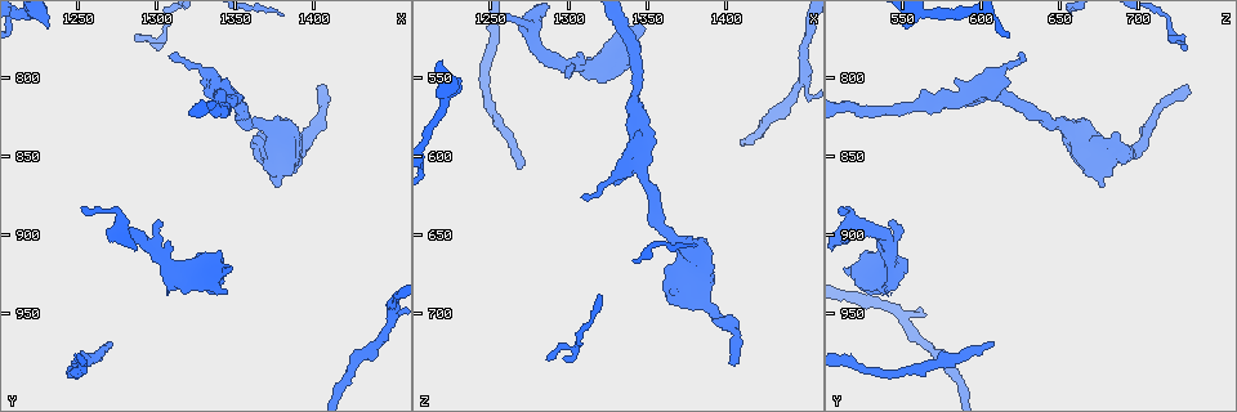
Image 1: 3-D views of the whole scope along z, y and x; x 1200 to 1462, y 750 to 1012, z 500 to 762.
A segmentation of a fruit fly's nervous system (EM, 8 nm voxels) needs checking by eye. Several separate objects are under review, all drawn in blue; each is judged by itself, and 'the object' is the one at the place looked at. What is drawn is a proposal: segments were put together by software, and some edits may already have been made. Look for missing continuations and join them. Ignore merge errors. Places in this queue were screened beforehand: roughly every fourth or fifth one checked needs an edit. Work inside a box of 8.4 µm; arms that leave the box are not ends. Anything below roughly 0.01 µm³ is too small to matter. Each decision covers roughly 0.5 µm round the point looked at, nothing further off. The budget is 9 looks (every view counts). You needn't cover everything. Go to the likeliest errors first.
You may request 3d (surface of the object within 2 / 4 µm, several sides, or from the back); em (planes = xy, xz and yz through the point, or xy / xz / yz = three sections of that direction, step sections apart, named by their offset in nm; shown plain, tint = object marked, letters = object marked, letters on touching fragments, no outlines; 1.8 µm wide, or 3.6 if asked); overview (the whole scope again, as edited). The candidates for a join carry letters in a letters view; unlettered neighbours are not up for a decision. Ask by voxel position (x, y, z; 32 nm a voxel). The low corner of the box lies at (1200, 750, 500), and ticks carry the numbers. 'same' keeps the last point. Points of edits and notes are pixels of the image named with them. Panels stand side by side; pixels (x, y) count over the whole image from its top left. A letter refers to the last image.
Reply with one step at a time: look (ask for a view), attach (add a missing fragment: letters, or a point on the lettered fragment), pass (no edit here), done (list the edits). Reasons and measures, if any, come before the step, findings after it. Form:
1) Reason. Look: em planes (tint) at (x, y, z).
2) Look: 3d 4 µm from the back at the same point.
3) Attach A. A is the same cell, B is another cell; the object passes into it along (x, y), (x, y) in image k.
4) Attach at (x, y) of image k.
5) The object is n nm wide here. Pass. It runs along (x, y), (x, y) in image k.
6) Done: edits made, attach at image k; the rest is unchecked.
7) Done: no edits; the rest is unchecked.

Tapers out. Look: em xy step 4 (tint) at (1270, 970, 608).

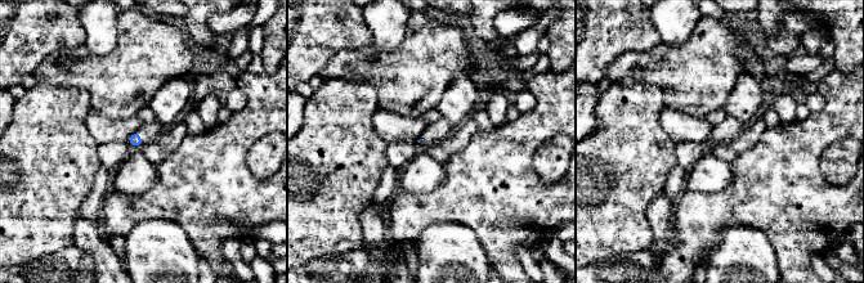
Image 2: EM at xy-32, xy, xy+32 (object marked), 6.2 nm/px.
Look: em planes (letters) at the same point.

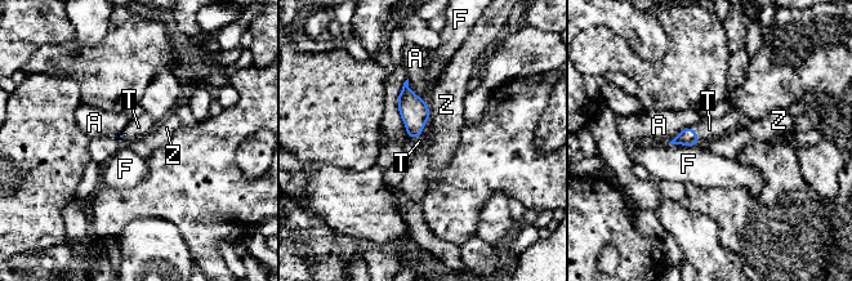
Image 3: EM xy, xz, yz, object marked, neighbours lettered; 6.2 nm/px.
The longest contact is with A, 200 nm. Attach T. T is the same cell, A, F and Z are other cells; the object passes into it along (414, 111), (422, 130), (419, 141) in image 3; it goes on there.

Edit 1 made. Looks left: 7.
See it whole again. Look: overview.

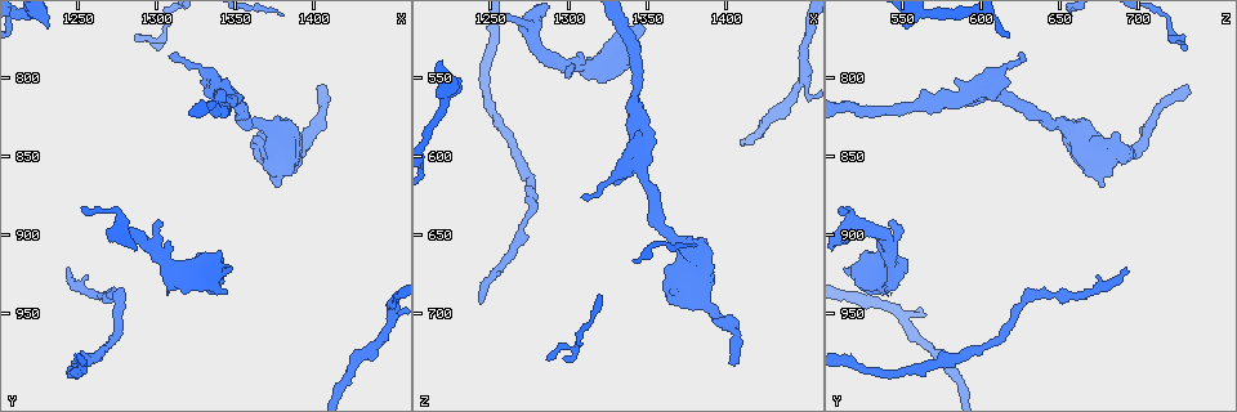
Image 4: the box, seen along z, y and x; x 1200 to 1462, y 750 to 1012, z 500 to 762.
Long arm stops here. Look: 3d 2 µm at (1406, 808, 734).

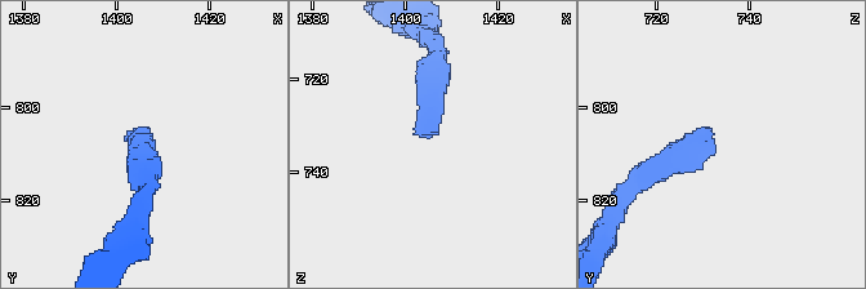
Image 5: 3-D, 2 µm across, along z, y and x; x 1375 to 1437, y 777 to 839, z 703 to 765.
Shape alone is not enough. Look: em xz step 16 (tint) at (1405, 810, 733).

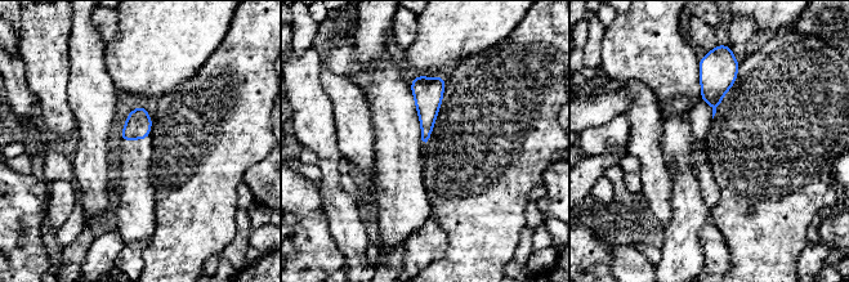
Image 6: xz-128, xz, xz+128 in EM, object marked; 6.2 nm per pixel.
Another direction. Look: em planes (letters) at the same point.

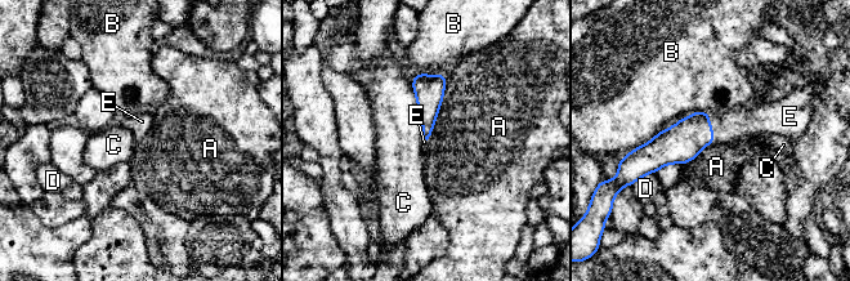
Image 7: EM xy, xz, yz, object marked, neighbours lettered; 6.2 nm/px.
The longest contact is with A, 420 nm. Attach E. E is the same cell, A, B, C and D are other cells; the object passes into it along (680, 143), (711, 128), (725, 128) in image 7; the neuron continues.

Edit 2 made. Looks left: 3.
Redraw. Look: overview.

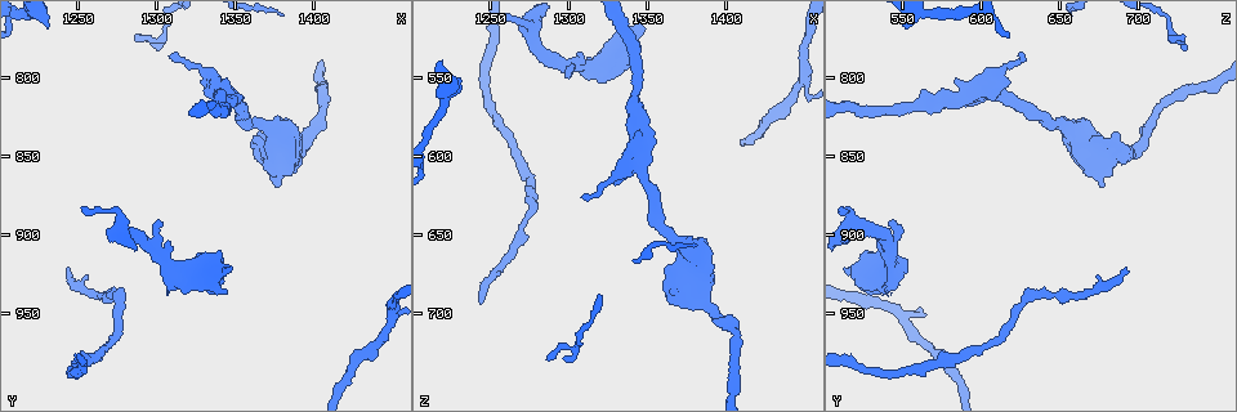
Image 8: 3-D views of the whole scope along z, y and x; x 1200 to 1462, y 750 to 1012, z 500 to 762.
Free end. Look: em yz step 8 (tint) at (1300, 890, 544).

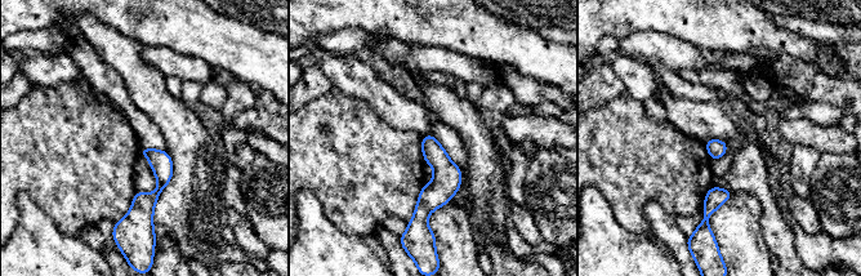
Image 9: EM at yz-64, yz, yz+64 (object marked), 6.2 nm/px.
Another direction. Look: em xz step 4 (letters) at the same point.

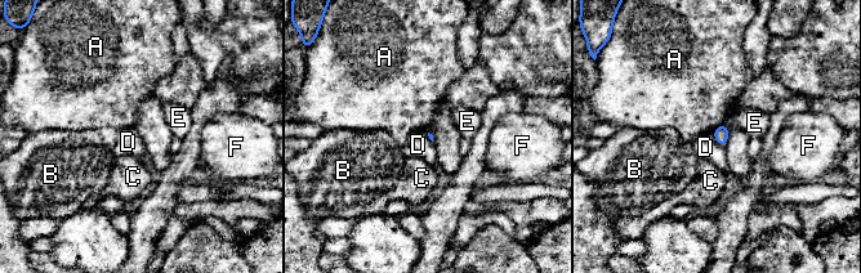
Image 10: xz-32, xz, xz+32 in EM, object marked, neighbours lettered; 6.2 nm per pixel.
Pass. A, B, C, D, E and F are other cells; a border runs along (712, 131), (715, 141), (723, 147) in image 10; none of them fits.

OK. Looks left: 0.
Done: edits made, attach at image 3, attach at image 7; the rest is unchecked.

